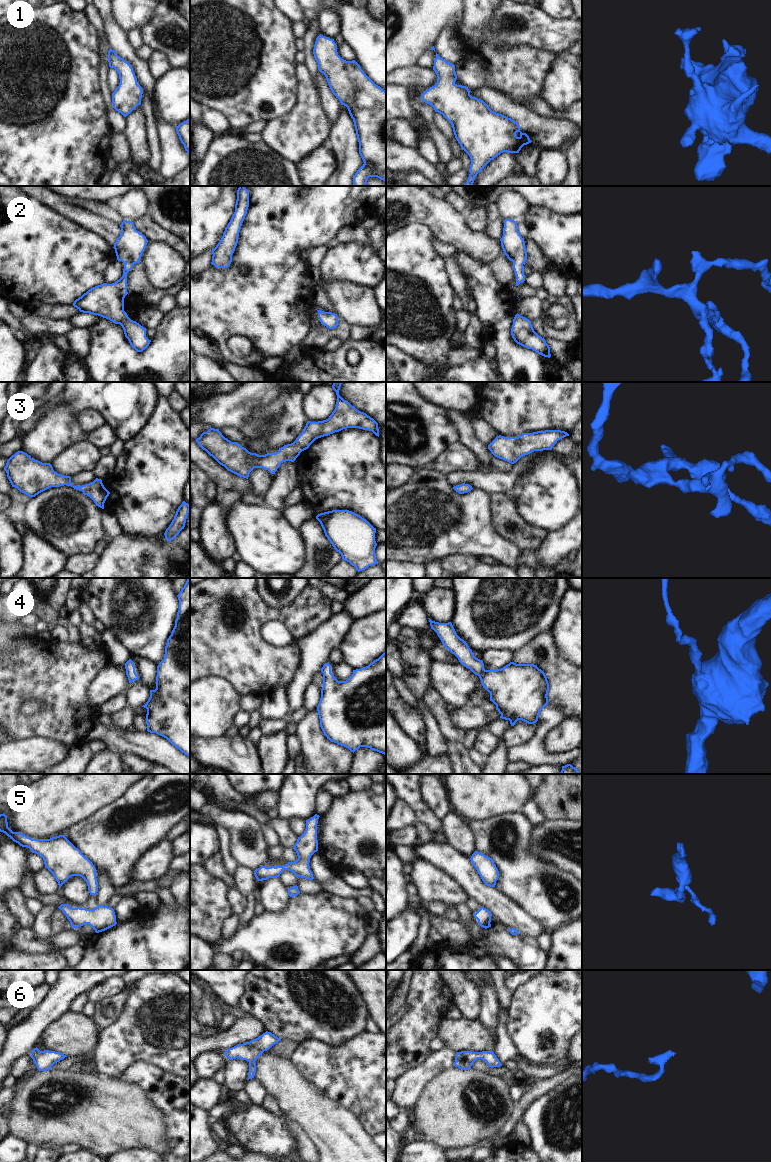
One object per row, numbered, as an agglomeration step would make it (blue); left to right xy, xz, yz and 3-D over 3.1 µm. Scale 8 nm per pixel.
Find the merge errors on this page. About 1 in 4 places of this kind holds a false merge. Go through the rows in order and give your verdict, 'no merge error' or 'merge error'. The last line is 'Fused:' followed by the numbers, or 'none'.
1: no merge error
2: no merge error
3: no merge error
4: no merge error
5: no merge error
6: no merge error
Fused: none

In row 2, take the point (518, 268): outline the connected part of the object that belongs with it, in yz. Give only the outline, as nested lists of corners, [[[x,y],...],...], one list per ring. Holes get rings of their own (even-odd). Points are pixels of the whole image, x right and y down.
[[[504,220],[503,236],[500,239],[504,255],[513,262],[516,286],[525,281],[524,264],[527,260],[525,241],[518,231],[517,221]]]

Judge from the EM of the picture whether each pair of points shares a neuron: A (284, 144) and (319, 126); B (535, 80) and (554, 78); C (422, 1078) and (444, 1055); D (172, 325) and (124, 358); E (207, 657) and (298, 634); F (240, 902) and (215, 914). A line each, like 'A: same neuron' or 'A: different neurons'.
A: same neuron
B: different neurons
C: same neuron
D: same neuron
E: same neuron
F: different neurons

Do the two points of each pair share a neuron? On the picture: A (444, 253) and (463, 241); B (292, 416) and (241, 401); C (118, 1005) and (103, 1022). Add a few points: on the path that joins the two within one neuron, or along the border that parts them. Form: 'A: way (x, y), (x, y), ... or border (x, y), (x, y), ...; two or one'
A: border (435, 237), (452, 244), (457, 249); two
B: border (280, 392), (272, 401), (257, 408), (245, 423); two
C: way (117, 1010), (117, 1013), (108, 1021); one

